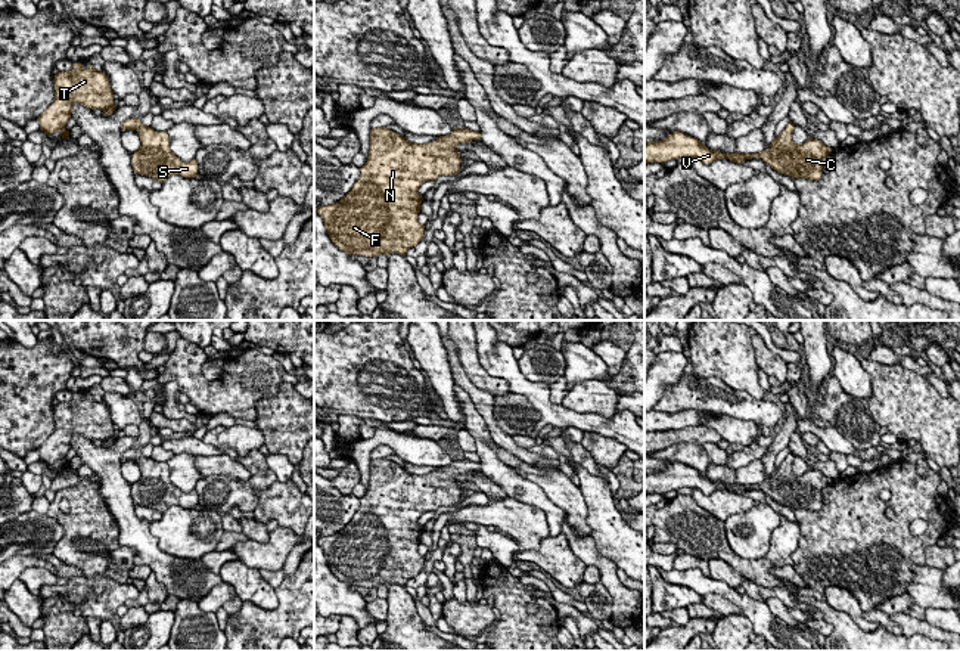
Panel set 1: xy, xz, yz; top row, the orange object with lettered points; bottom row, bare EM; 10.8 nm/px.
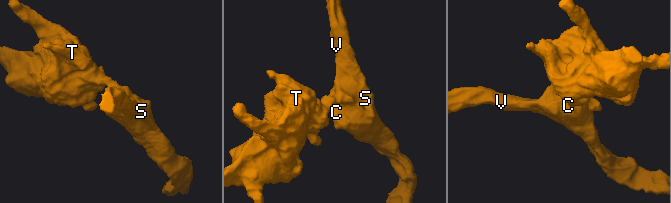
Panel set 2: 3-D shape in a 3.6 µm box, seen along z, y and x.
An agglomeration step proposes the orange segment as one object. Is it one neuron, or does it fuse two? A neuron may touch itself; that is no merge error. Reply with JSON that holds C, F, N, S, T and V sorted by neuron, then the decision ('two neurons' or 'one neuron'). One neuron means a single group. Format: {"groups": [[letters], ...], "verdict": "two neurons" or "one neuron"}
{"groups": [["C", "F", "N", "S", "T", "V"]], "verdict": "one neuron"}

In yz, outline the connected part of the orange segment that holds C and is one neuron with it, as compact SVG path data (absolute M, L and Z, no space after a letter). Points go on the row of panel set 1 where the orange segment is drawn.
M787 123L785 130L774 139L767 151L759 154L721 154L708 149L700 140L672 131L659 142L644 145L644 164L668 162L683 156L699 158L703 164L711 164L717 159L730 159L742 164L746 159L762 159L773 170L792 179L820 180L823 173L823 159L833 151L823 142L808 139L802 145L792 142L793 123Z

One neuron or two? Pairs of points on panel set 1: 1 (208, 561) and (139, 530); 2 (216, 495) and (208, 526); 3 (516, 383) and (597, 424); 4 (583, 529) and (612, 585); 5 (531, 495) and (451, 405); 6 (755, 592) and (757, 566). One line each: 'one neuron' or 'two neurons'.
1: two neurons
2: two neurons
3: one neuron
4: two neurons
5: two neurons
6: two neurons

